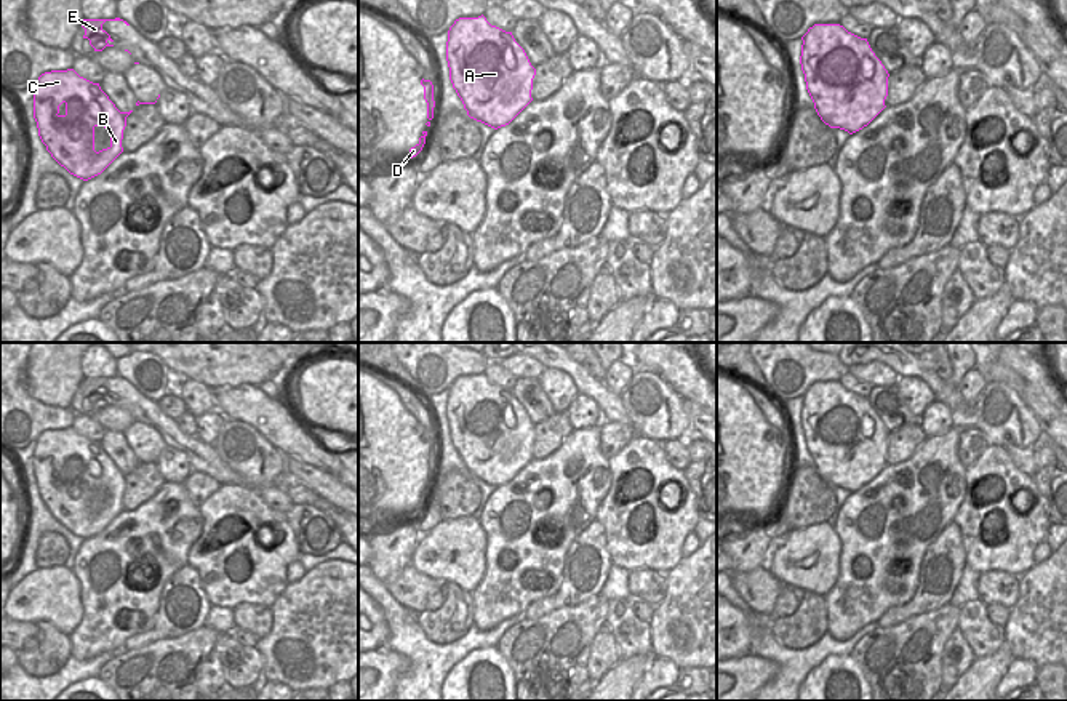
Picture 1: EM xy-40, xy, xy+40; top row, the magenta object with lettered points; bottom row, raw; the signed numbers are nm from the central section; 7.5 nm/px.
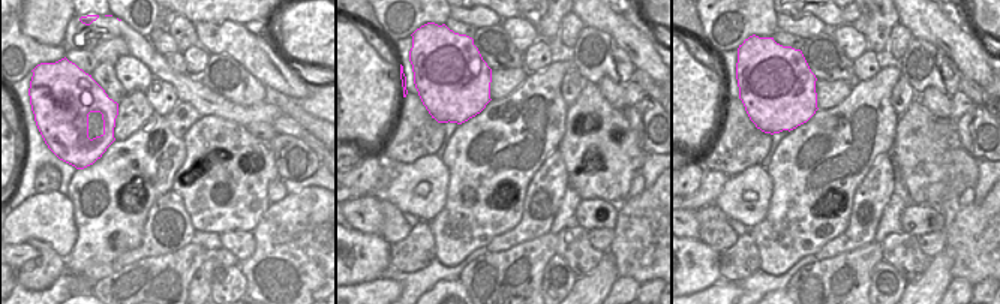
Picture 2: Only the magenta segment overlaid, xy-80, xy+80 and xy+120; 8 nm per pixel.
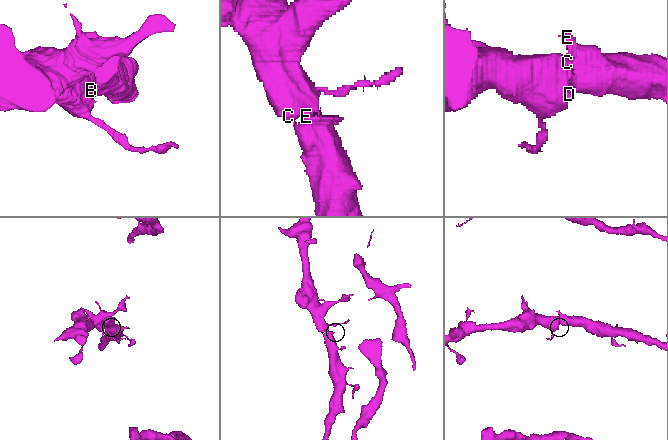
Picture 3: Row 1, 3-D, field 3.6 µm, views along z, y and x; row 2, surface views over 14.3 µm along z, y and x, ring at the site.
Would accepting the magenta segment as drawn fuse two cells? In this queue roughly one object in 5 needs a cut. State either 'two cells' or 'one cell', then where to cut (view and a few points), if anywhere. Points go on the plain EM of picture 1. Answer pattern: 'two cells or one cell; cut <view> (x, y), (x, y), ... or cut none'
one cell; cut none

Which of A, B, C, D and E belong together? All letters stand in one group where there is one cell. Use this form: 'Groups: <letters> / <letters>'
Groups: A B C D E

